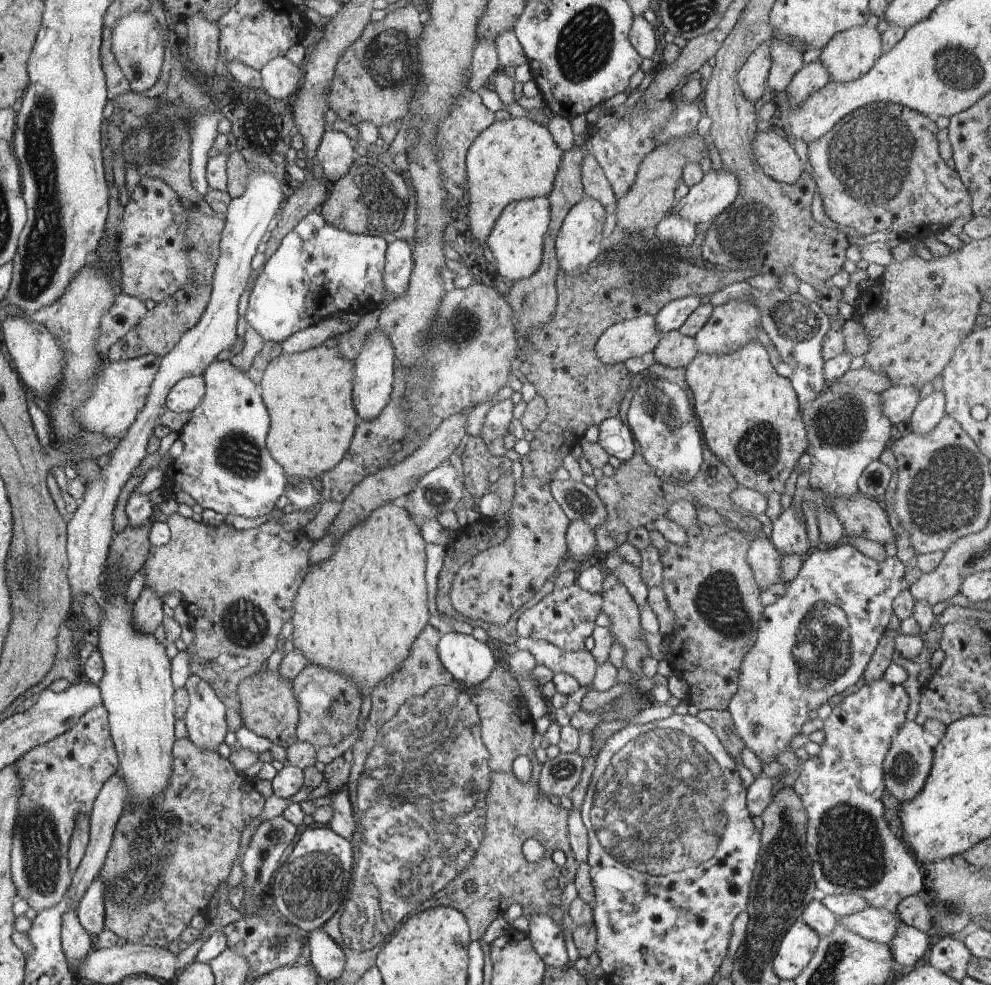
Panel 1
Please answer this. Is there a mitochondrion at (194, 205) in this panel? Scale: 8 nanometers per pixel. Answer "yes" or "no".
no

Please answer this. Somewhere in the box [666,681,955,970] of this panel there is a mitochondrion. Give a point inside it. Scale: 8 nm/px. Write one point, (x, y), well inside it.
(846, 844)

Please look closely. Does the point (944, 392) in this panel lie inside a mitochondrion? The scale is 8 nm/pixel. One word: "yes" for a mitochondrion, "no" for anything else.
no

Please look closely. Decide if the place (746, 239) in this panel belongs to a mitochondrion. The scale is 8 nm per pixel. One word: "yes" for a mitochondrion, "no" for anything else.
yes

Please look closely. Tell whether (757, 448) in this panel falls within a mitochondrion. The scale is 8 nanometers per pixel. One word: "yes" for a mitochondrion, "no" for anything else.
yes

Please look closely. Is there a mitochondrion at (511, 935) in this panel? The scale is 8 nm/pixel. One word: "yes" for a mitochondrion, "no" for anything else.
no

